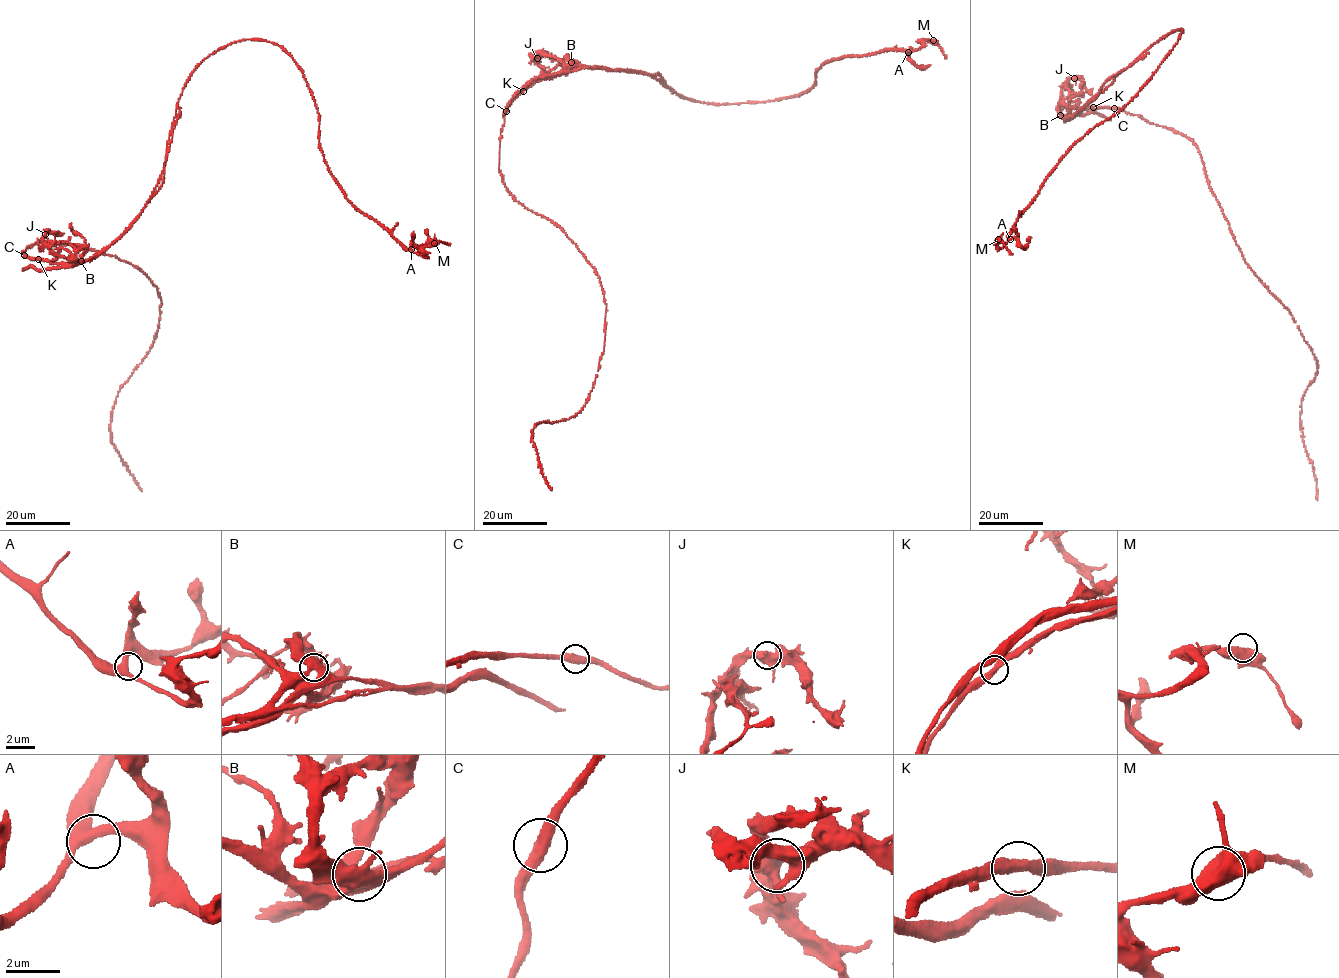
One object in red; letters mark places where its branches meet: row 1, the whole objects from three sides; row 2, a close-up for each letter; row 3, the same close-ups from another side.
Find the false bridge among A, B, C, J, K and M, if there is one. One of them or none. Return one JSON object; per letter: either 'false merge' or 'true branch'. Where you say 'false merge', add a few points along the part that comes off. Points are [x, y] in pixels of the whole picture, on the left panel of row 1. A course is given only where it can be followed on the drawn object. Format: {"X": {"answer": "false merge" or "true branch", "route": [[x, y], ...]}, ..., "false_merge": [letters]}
{"A": {"answer": "true branch"}, "B": {"answer": "false merge", "route": [[81, 261], [94, 258], [109, 247], [161, 186], [179, 107]]}, "C": {"answer": "true branch"}, "J": {"answer": "true branch"}, "K": {"answer": "true branch"}, "M": {"answer": "true branch"}, "false_merge": ["B"]}

